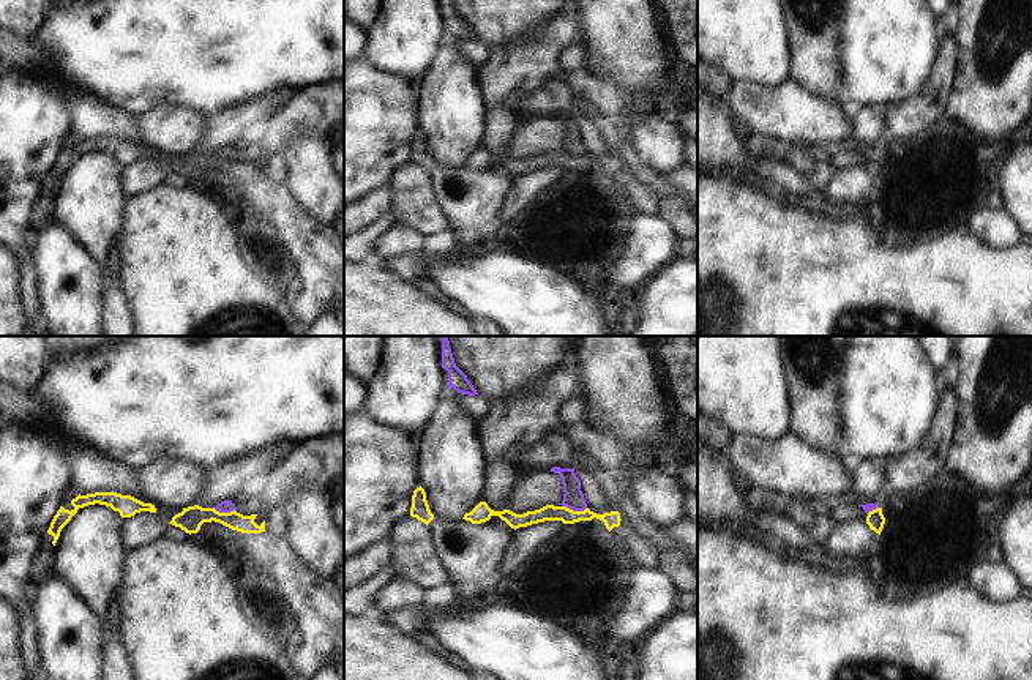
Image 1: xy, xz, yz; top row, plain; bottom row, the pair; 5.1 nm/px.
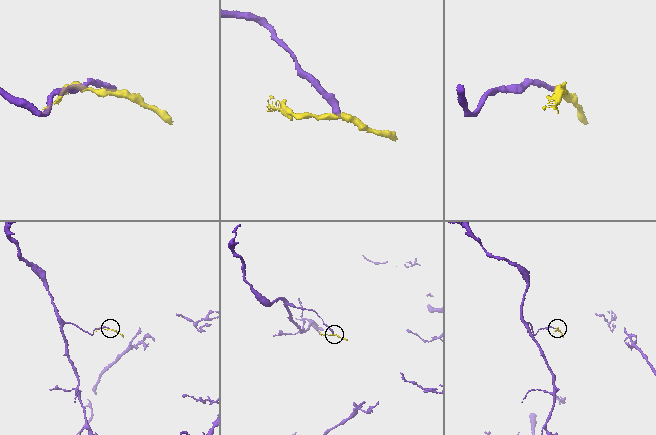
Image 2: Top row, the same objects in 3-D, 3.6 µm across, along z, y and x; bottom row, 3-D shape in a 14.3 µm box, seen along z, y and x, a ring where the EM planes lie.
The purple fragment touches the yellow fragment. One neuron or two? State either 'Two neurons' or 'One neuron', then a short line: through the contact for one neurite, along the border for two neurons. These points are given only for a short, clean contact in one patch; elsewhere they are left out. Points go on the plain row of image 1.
Two neurons. Line: xz (562, 152), (572, 156), (586, 155).

